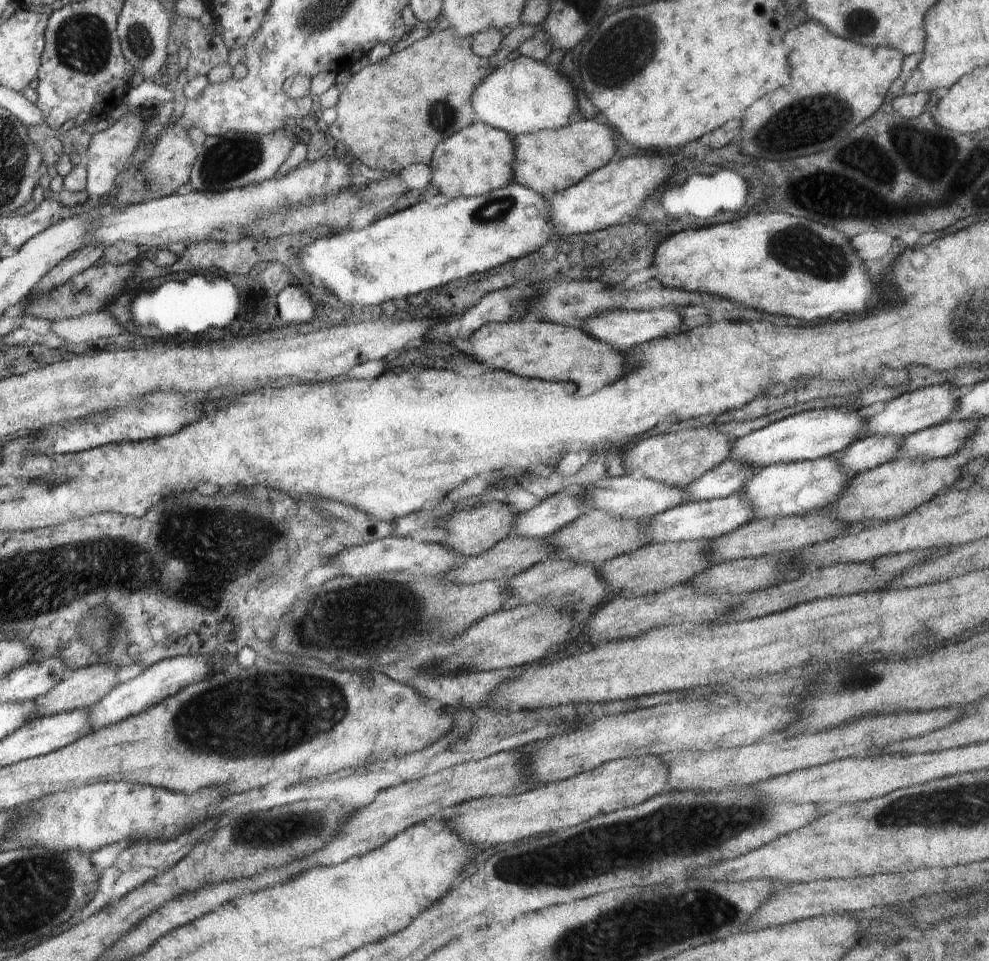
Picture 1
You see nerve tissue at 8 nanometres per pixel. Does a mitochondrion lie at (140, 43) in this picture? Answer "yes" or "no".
yes

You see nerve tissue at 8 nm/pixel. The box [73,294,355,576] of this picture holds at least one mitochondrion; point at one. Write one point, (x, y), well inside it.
(248, 516)

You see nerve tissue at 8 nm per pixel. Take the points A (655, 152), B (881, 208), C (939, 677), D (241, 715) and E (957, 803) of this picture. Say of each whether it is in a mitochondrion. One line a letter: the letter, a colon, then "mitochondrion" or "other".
A: other
B: other
C: other
D: mitochondrion
E: mitochondrion

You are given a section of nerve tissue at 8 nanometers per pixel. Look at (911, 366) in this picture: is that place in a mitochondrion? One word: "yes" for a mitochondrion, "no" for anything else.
no

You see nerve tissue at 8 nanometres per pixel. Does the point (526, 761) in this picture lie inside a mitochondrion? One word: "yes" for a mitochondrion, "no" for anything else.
no

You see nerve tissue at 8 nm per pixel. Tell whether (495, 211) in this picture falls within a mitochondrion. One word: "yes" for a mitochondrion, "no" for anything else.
yes

